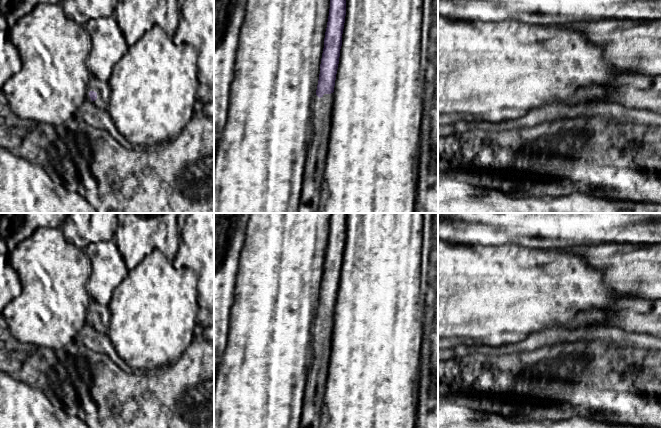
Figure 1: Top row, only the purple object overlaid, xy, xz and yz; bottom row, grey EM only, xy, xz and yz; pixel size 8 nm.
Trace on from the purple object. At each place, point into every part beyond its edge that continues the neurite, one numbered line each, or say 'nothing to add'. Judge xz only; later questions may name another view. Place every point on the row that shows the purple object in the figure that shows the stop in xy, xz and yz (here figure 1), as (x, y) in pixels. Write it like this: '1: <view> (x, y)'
1: xz (322, 107)

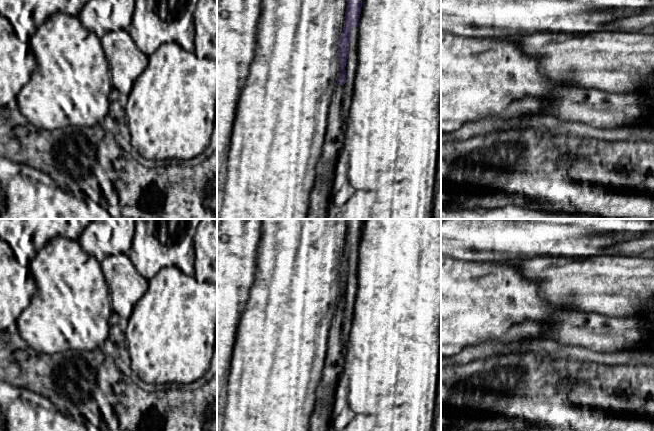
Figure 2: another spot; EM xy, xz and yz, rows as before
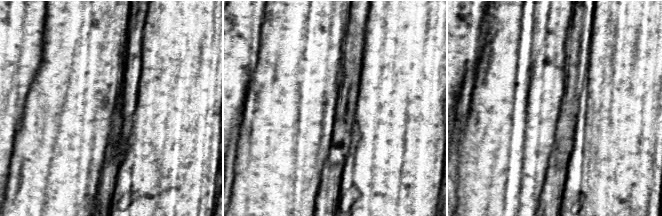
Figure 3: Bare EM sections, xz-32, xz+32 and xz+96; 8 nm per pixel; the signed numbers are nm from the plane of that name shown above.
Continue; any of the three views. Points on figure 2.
1: xz (320, 197)

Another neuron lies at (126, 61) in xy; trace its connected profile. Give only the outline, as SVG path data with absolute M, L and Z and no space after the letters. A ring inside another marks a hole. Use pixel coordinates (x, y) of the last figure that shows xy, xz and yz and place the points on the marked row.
M127 30L107 32L100 40L108 61L113 89L126 97L135 80L146 69L149 56L136 46Z

